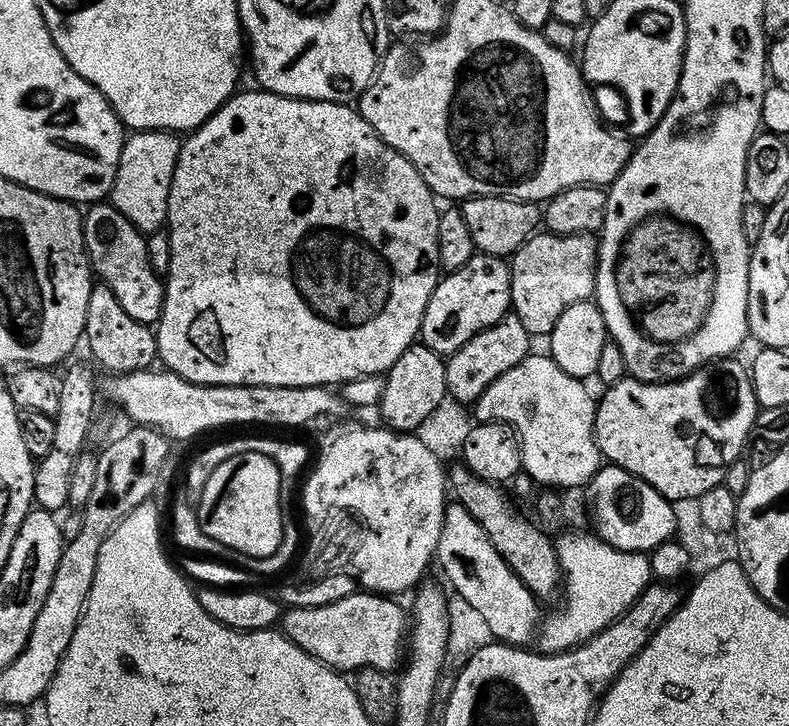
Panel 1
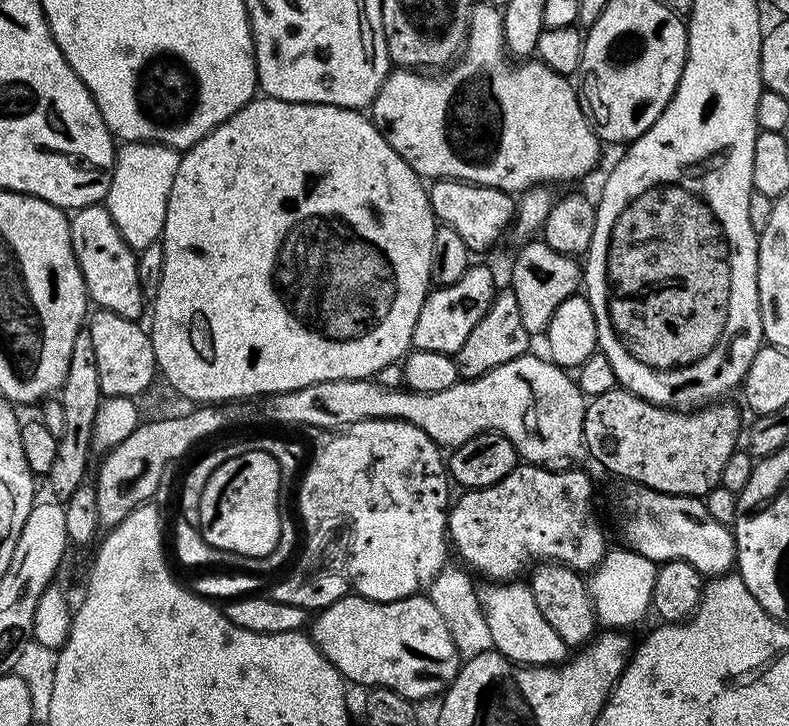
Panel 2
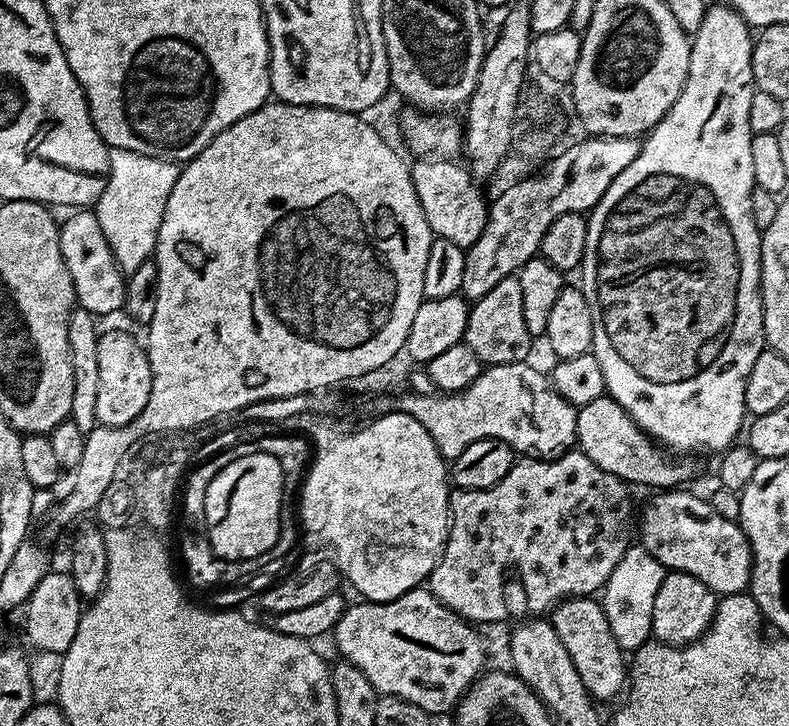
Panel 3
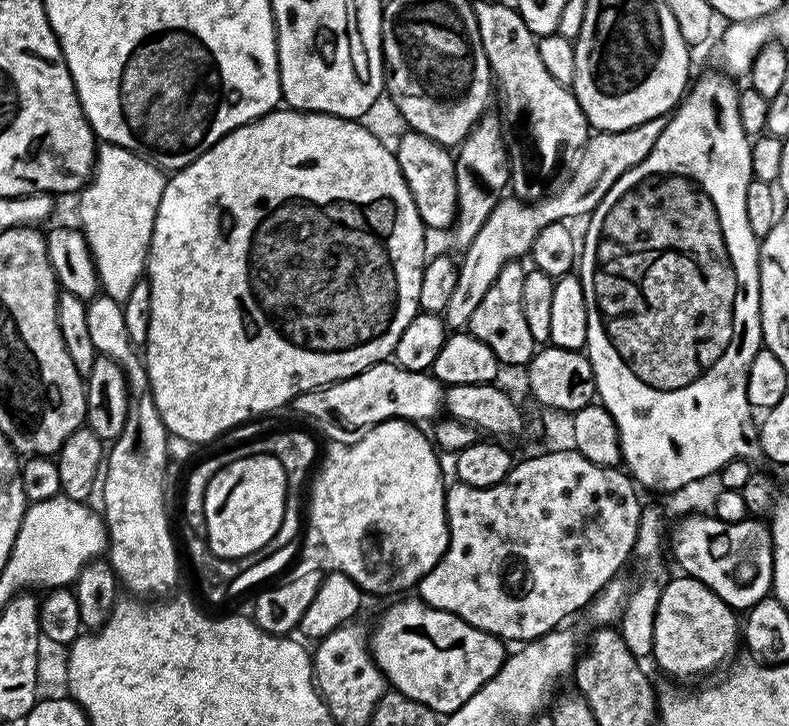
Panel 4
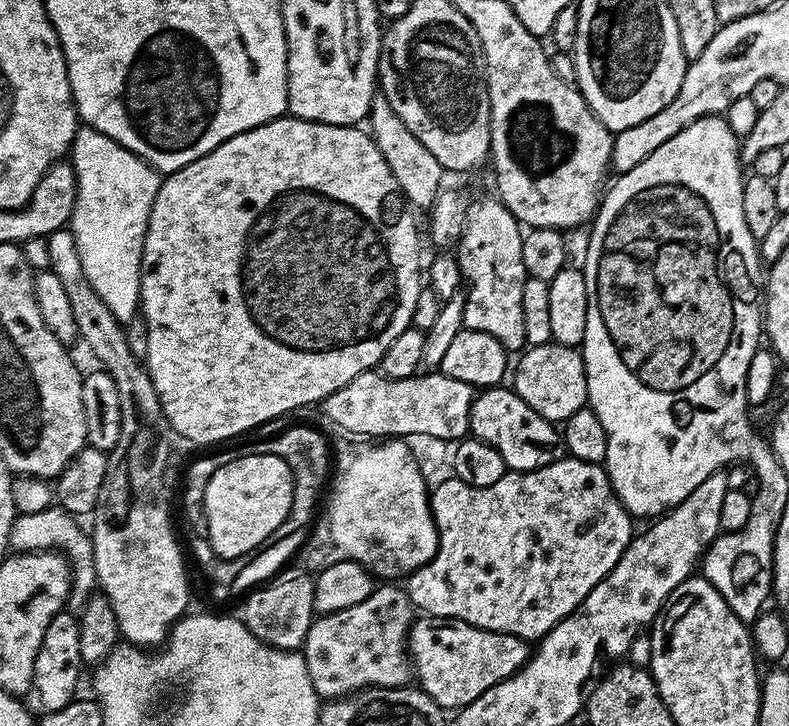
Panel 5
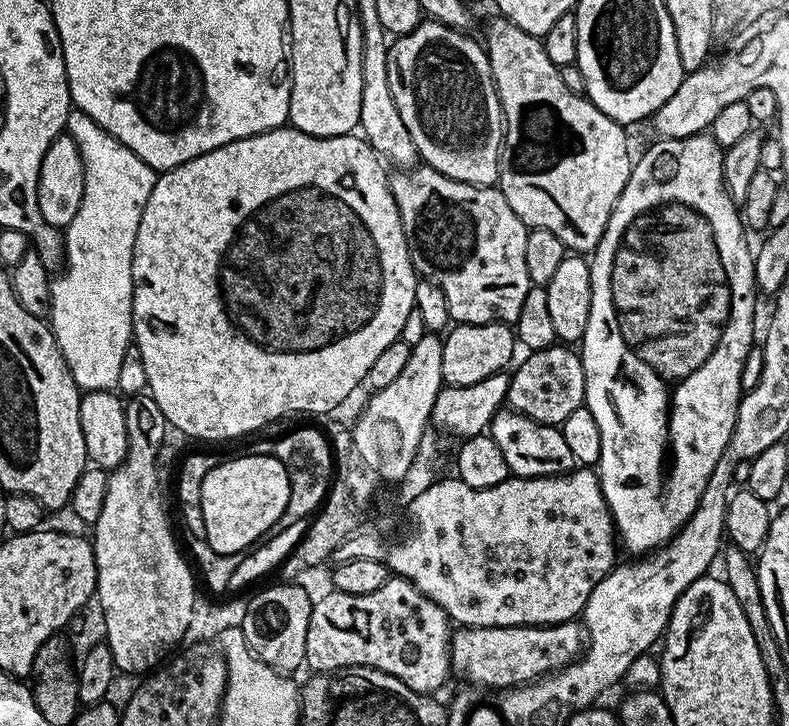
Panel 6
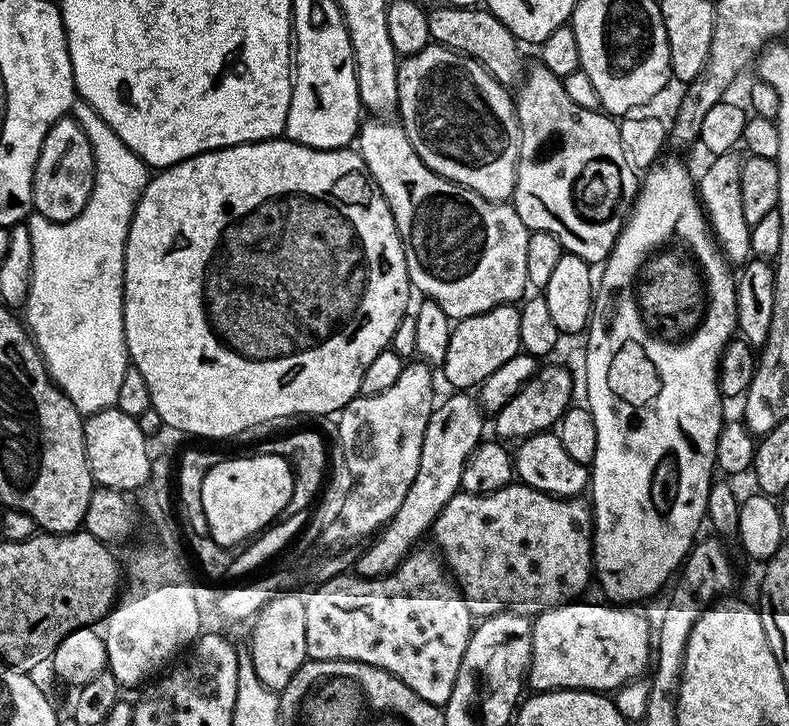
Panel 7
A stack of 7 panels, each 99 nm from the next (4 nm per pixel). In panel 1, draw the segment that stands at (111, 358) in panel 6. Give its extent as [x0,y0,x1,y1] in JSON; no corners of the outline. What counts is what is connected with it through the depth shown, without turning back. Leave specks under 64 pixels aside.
[110,130,182,233]

